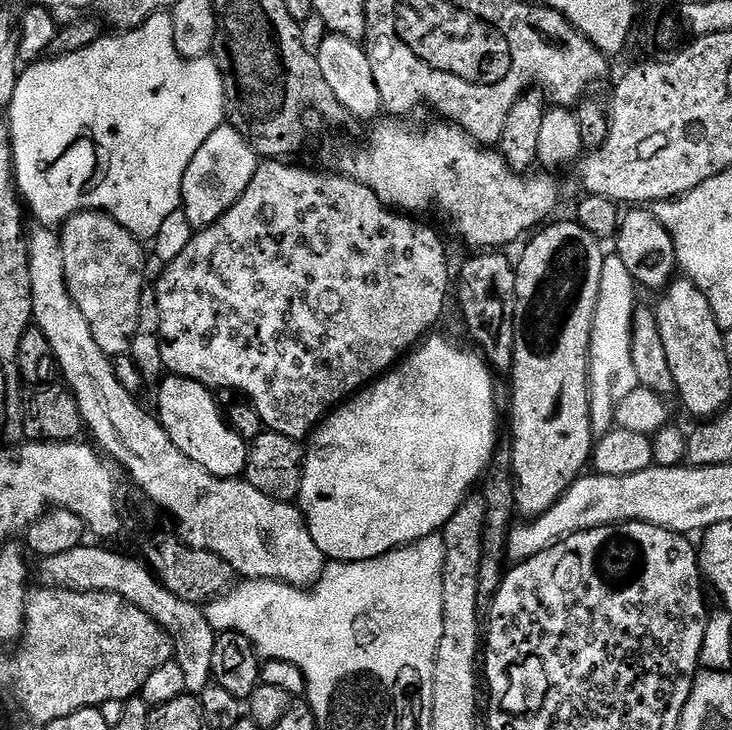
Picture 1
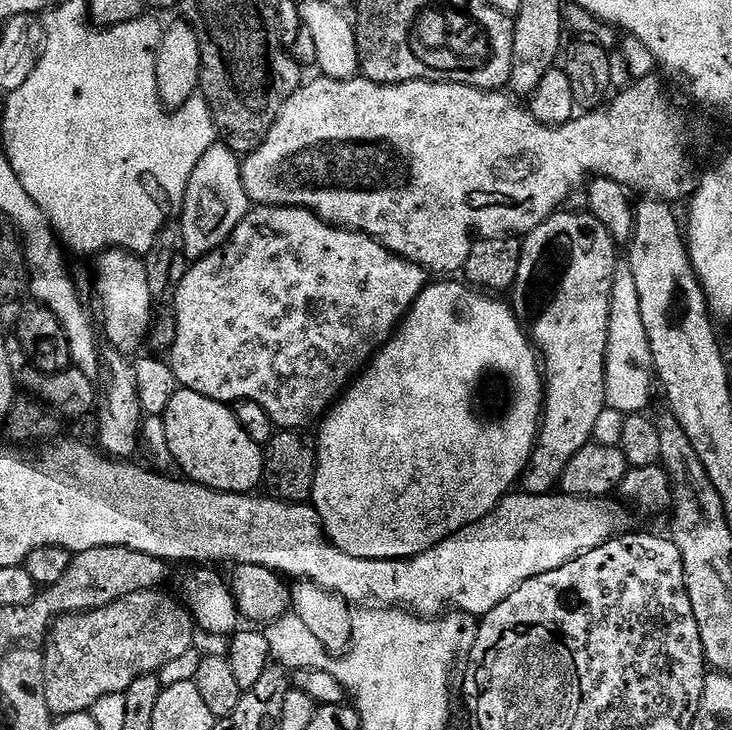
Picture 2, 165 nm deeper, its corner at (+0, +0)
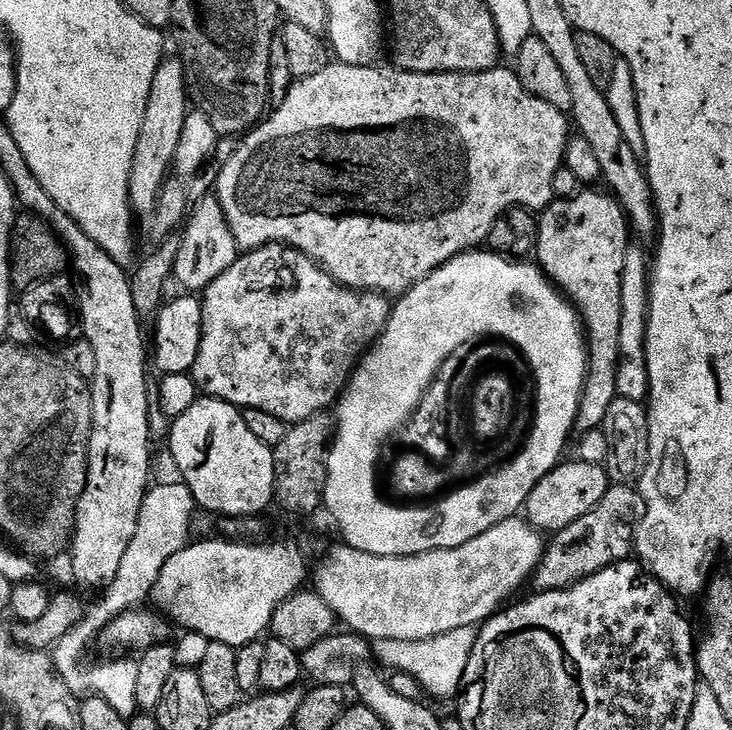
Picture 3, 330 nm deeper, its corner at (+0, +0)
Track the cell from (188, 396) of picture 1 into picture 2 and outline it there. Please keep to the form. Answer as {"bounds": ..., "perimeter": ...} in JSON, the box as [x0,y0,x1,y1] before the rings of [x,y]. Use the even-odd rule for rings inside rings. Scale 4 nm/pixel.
{"bounds":[163,388,264,494],"perimeter":[[[177,388],[173,398],[170,399],[170,404],[166,407],[163,414],[166,428],[166,439],[169,442],[170,454],[174,461],[175,467],[180,467],[185,477],[191,480],[193,484],[201,484],[207,488],[213,488],[219,492],[242,492],[245,494],[251,493],[256,490],[256,487],[261,487],[264,478],[264,452],[262,451],[261,445],[254,442],[254,438],[250,438],[250,434],[246,434],[246,430],[242,430],[242,426],[238,426],[238,418],[234,418],[231,407],[227,404],[220,403],[219,400],[211,400],[206,398],[202,394],[198,394],[194,390],[189,388]]]}

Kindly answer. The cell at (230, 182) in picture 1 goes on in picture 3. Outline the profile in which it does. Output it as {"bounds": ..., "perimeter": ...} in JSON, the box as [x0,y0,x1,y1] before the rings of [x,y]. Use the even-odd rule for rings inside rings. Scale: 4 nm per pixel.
{"bounds":[174,194,237,293],"perimeter":[[[212,194],[202,197],[197,204],[195,201],[191,205],[186,227],[180,236],[180,249],[174,269],[175,283],[180,283],[184,287],[181,289],[189,293],[203,293],[204,289],[210,286],[210,282],[218,278],[218,274],[222,274],[235,262],[237,255],[236,239],[230,230],[220,201]]]}

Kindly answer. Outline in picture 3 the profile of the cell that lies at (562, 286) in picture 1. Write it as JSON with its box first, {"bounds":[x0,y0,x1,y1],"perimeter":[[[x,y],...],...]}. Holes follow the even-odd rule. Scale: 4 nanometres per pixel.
{"bounds":[534,190,630,434],"perimeter":[[[581,190],[568,200],[553,199],[539,217],[540,237],[534,249],[538,267],[569,300],[582,317],[588,346],[588,378],[584,381],[584,393],[578,406],[575,431],[583,434],[603,425],[606,410],[617,400],[616,375],[620,361],[622,342],[622,270],[626,266],[626,250],[630,245],[630,225],[624,208],[616,197],[596,190]]]}

